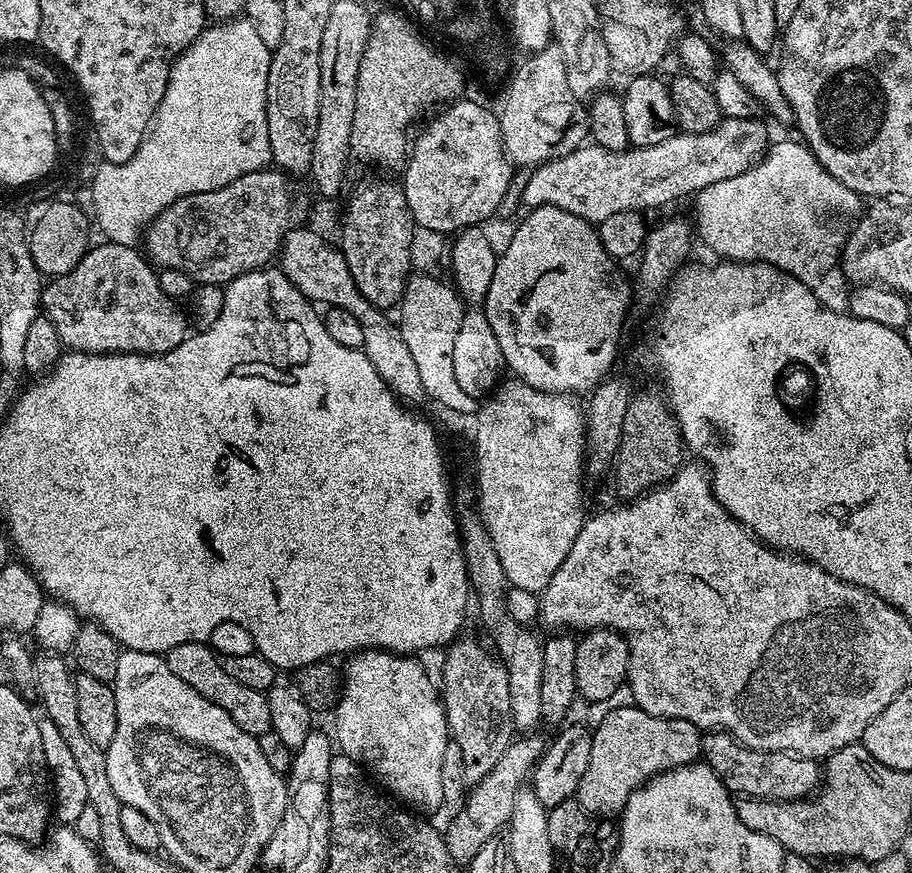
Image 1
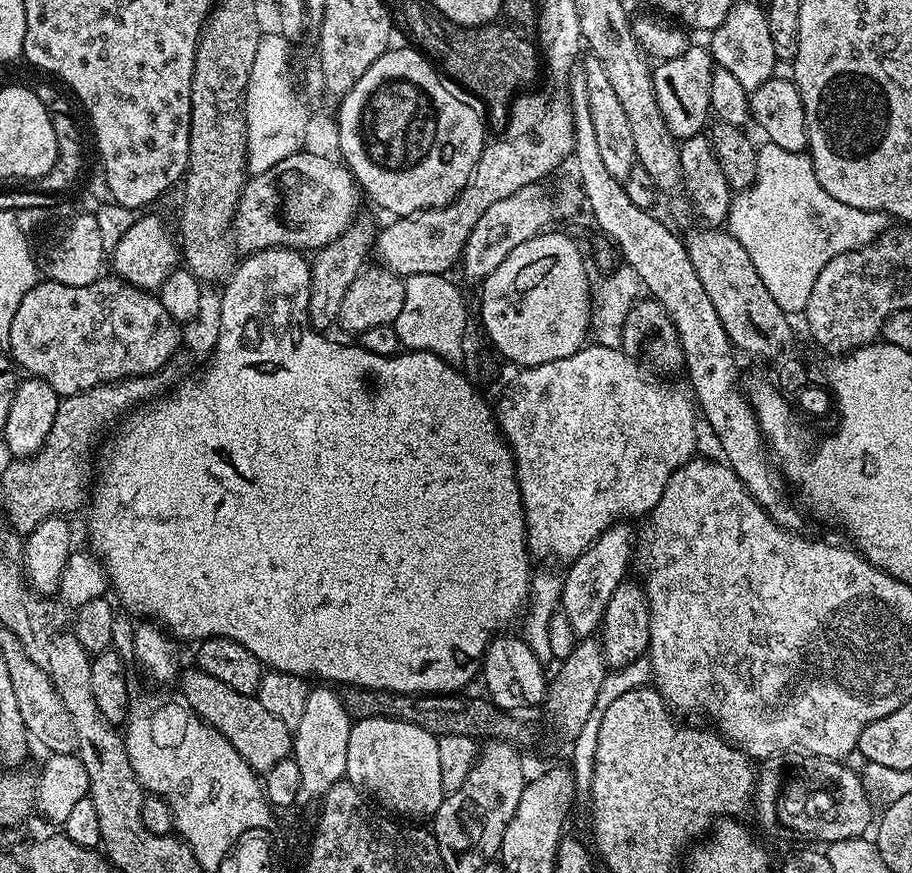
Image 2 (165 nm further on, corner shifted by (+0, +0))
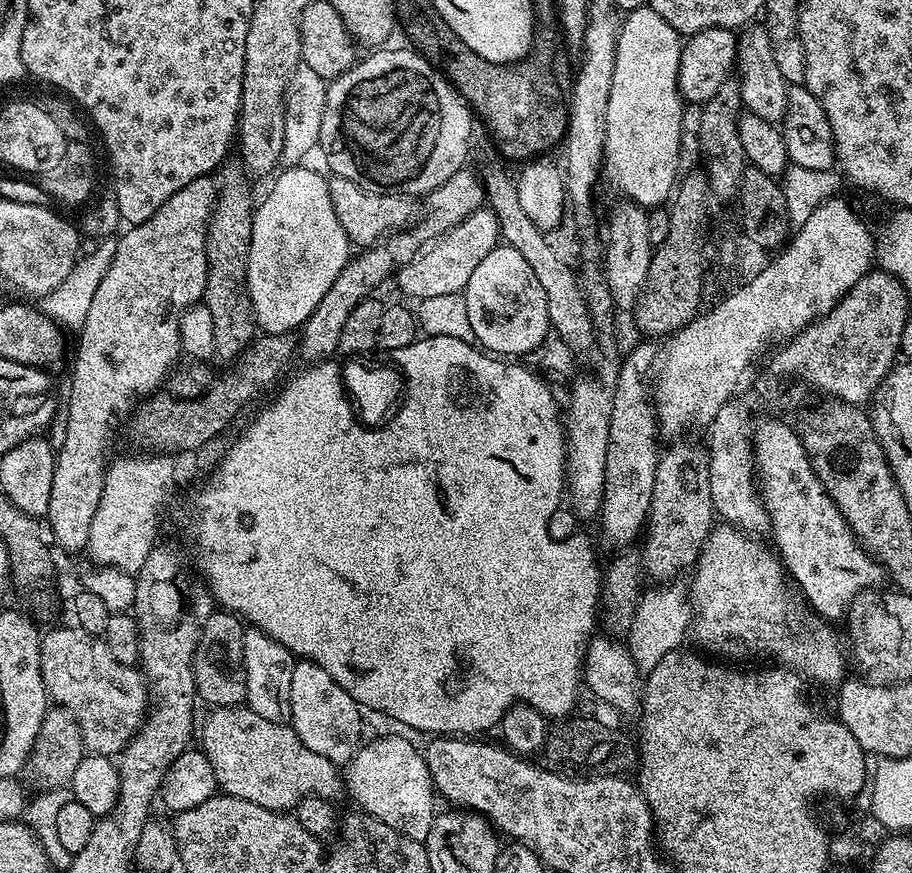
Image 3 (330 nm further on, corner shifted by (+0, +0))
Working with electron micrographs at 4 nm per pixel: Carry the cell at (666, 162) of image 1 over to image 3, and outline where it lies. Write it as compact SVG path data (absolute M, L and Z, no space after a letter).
M482 206L477 212L472 212L458 226L454 226L450 231L445 232L443 236L431 241L409 264L401 264L395 273L394 281L408 296L413 296L416 302L426 298L438 298L438 294L463 293L466 282L470 282L470 274L474 274L478 262L490 254L501 243L500 223L493 214L491 208Z

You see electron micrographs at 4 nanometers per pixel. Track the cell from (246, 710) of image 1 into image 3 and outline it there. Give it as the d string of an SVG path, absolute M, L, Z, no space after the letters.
M247 706L235 708L213 707L212 712L204 720L204 729L199 729L198 744L206 754L210 766L214 766L216 783L221 793L234 798L246 798L246 802L254 802L271 812L287 813L296 805L312 797L329 802L342 792L342 776L337 765L331 764L322 754L314 754L298 738L298 734L288 724L270 722L262 718L262 714L254 714Z

